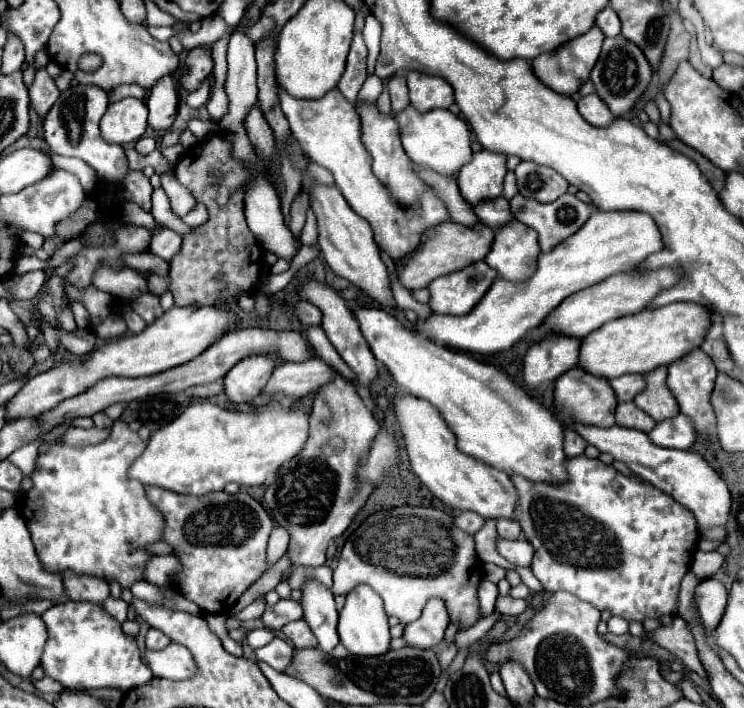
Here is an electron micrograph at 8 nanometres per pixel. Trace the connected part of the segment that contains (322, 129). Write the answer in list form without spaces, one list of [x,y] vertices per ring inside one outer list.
[[[279,87],[279,99],[281,109],[291,125],[291,133],[303,153],[313,163],[333,173],[335,187],[343,193],[351,209],[371,223],[377,245],[381,245],[393,259],[401,259],[405,253],[411,253],[419,245],[423,229],[447,219],[447,209],[443,201],[435,197],[431,187],[427,187],[421,199],[421,215],[415,215],[409,207],[401,207],[389,199],[389,191],[371,171],[371,157],[361,143],[361,123],[355,105],[345,101],[337,89],[331,89],[321,99],[295,99],[283,87]]]

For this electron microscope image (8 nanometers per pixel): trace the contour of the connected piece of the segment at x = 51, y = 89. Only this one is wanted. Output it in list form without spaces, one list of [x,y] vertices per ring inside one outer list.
[[[45,67],[37,69],[35,79],[29,87],[29,99],[31,99],[31,107],[35,109],[35,113],[39,117],[45,117],[47,111],[51,109],[51,105],[57,101],[57,97],[59,97],[59,89],[55,87],[47,69]]]

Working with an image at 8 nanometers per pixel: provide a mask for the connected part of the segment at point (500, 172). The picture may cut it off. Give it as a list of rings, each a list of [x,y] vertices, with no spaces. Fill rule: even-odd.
[[[481,149],[481,151],[473,153],[471,161],[465,163],[465,165],[459,169],[459,173],[457,173],[457,183],[459,183],[461,195],[463,195],[471,205],[475,205],[475,201],[481,201],[481,199],[499,197],[501,191],[503,191],[503,177],[505,177],[505,173],[507,173],[507,155]]]

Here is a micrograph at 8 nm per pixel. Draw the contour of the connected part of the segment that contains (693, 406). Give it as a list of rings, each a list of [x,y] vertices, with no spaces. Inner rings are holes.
[[[693,349],[687,355],[683,355],[681,359],[673,361],[667,369],[669,369],[667,385],[673,391],[673,395],[677,397],[681,413],[691,417],[691,421],[695,423],[695,429],[705,437],[707,427],[715,423],[715,413],[713,413],[713,407],[711,407],[711,391],[713,391],[713,385],[715,385],[717,369],[715,369],[711,357],[705,355],[701,349]]]

